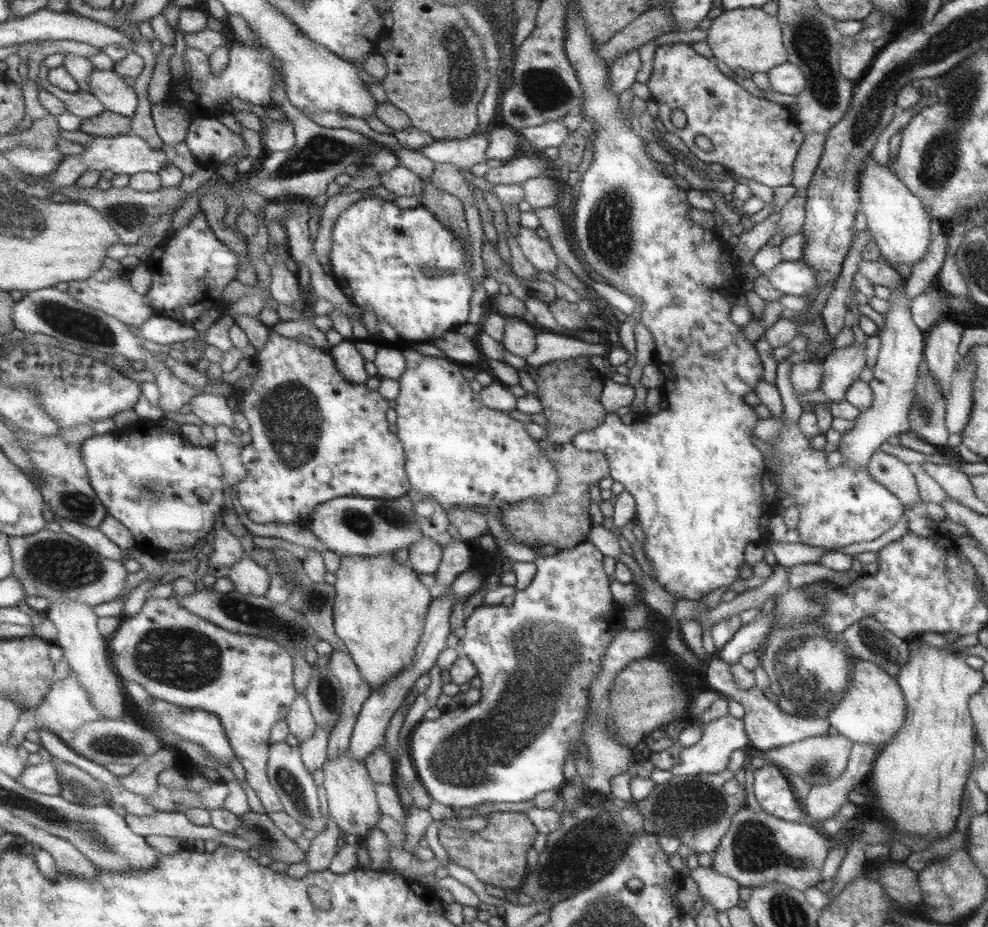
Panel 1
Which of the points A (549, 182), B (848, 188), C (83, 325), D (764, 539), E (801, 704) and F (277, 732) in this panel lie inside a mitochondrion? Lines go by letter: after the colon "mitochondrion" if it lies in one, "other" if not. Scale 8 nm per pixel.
A: other
B: other
C: mitochondrion
D: other
E: mitochondrion
F: other

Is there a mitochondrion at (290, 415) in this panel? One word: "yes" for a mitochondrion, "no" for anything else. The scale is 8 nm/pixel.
yes

